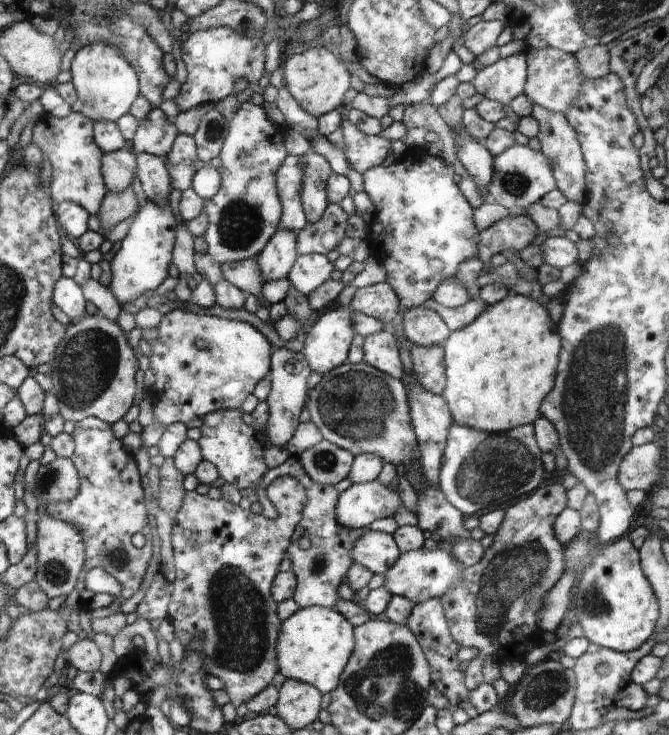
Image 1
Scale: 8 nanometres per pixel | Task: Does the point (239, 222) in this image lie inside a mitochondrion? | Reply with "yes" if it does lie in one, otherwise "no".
yes

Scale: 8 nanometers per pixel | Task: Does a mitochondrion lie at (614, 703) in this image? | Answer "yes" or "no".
no

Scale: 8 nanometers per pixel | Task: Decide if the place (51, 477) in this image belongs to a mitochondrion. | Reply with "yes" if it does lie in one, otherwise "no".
yes

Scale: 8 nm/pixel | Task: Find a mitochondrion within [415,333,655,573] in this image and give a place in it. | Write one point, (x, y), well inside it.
(473, 478)

